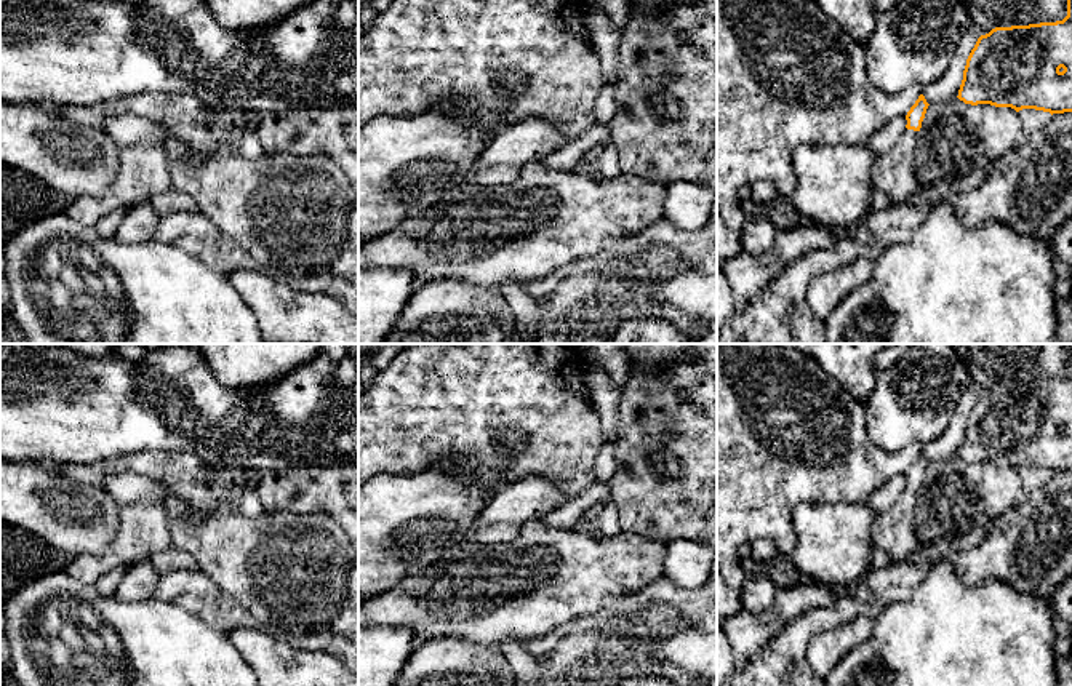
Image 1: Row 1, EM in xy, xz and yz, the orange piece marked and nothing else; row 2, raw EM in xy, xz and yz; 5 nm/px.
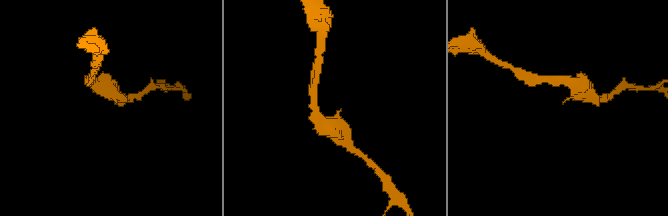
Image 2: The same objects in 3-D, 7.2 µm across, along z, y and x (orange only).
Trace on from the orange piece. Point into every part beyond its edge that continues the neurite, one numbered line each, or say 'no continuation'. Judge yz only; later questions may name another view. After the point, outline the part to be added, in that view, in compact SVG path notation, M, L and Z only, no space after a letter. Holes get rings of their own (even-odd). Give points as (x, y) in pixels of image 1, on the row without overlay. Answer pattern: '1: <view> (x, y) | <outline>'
1: yz (893, 531) | M904 489L899 501L878 515L872 526L874 545L882 548L891 561L906 561L920 548L915 532L915 505L918 489Z

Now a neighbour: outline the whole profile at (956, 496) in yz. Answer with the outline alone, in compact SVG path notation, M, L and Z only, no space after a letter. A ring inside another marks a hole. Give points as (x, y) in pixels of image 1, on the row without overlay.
M958 456L930 462L917 494L920 544L963 536L1022 502L1026 493L1011 465L965 462Z

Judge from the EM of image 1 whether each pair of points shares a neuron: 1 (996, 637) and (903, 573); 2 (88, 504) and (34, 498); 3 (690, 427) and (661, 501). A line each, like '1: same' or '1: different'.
1: different
2: same
3: same

